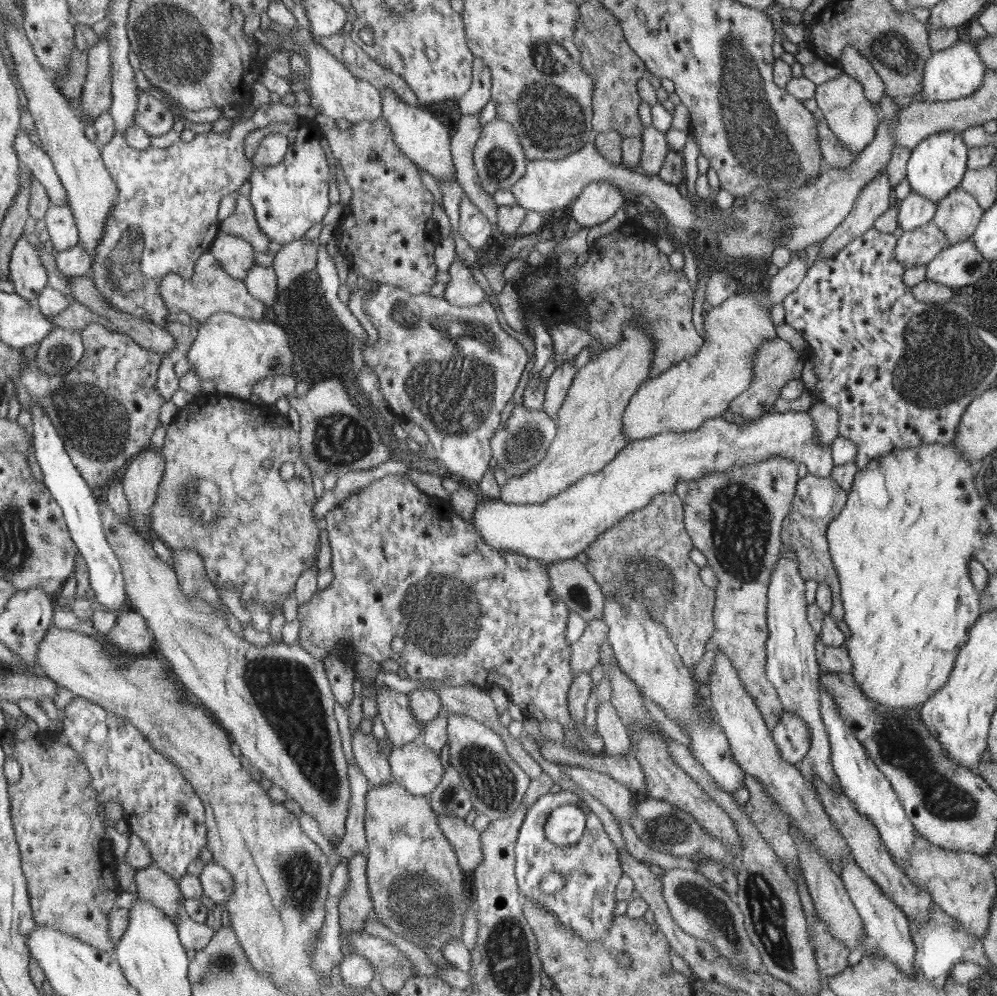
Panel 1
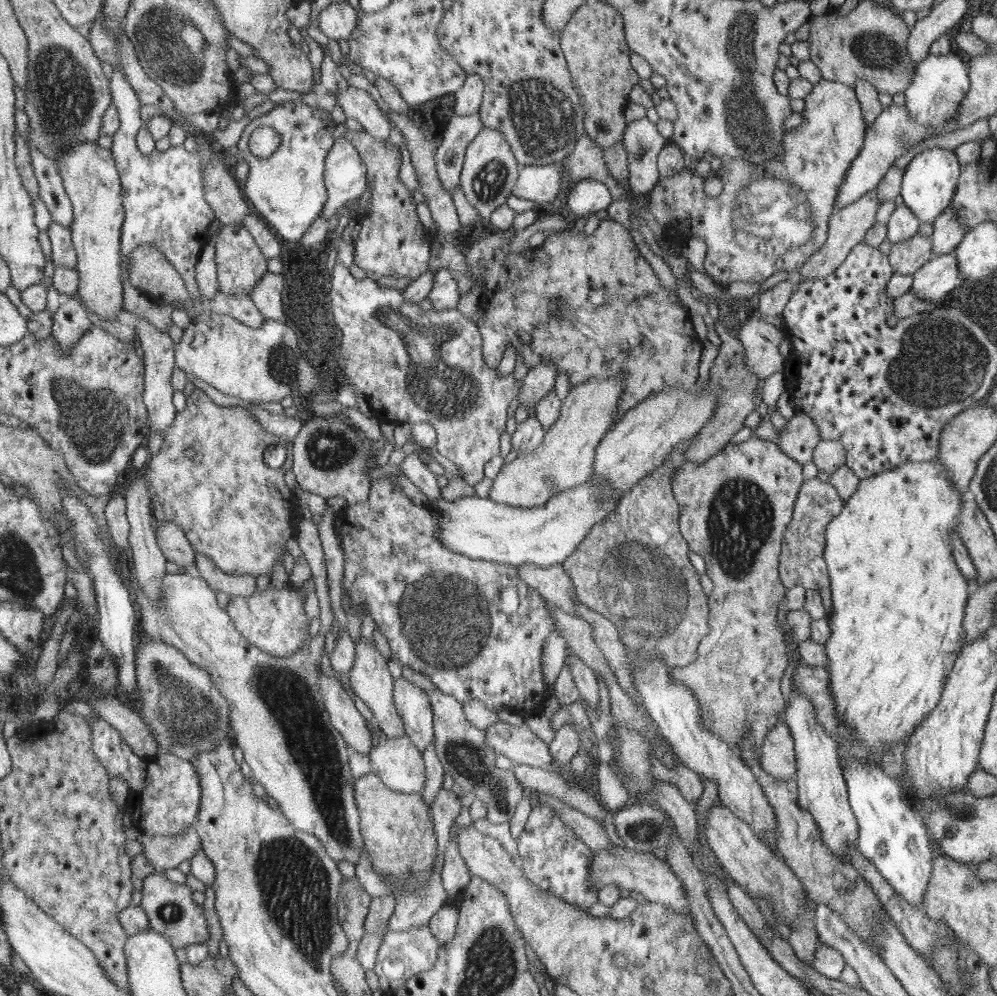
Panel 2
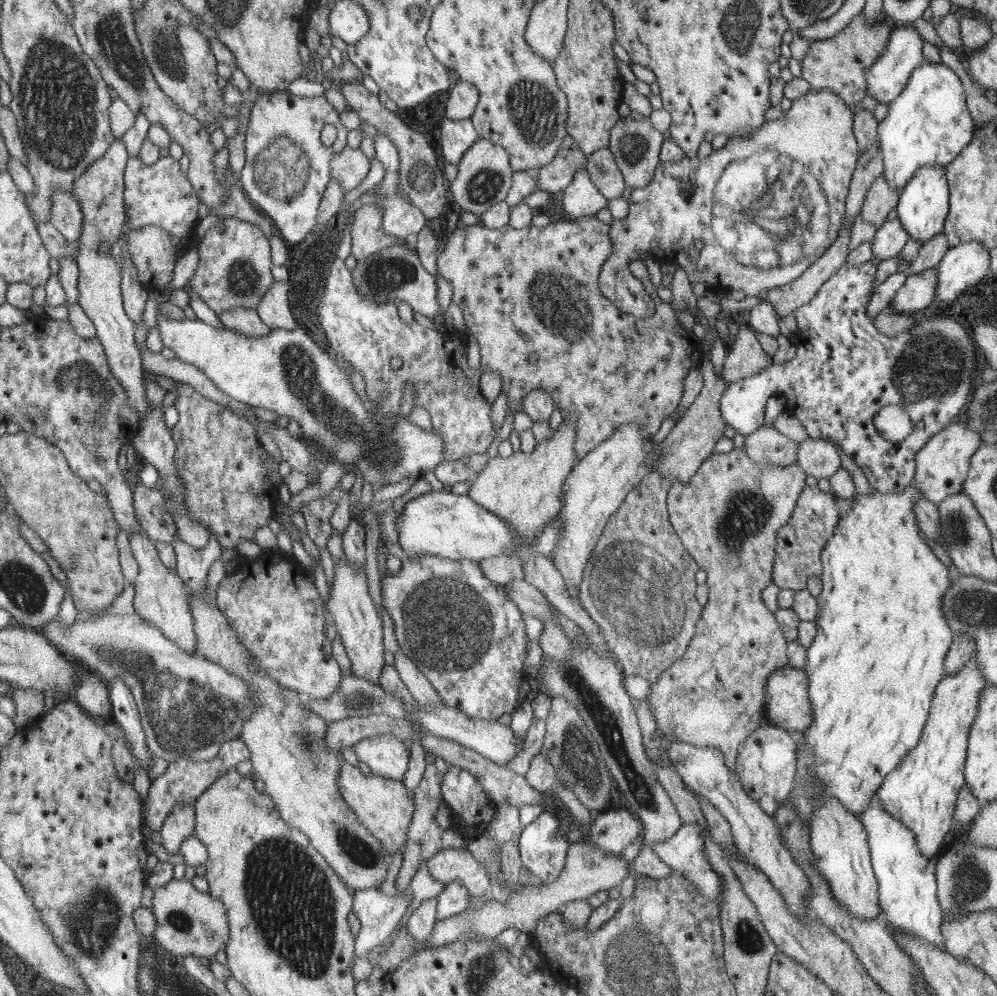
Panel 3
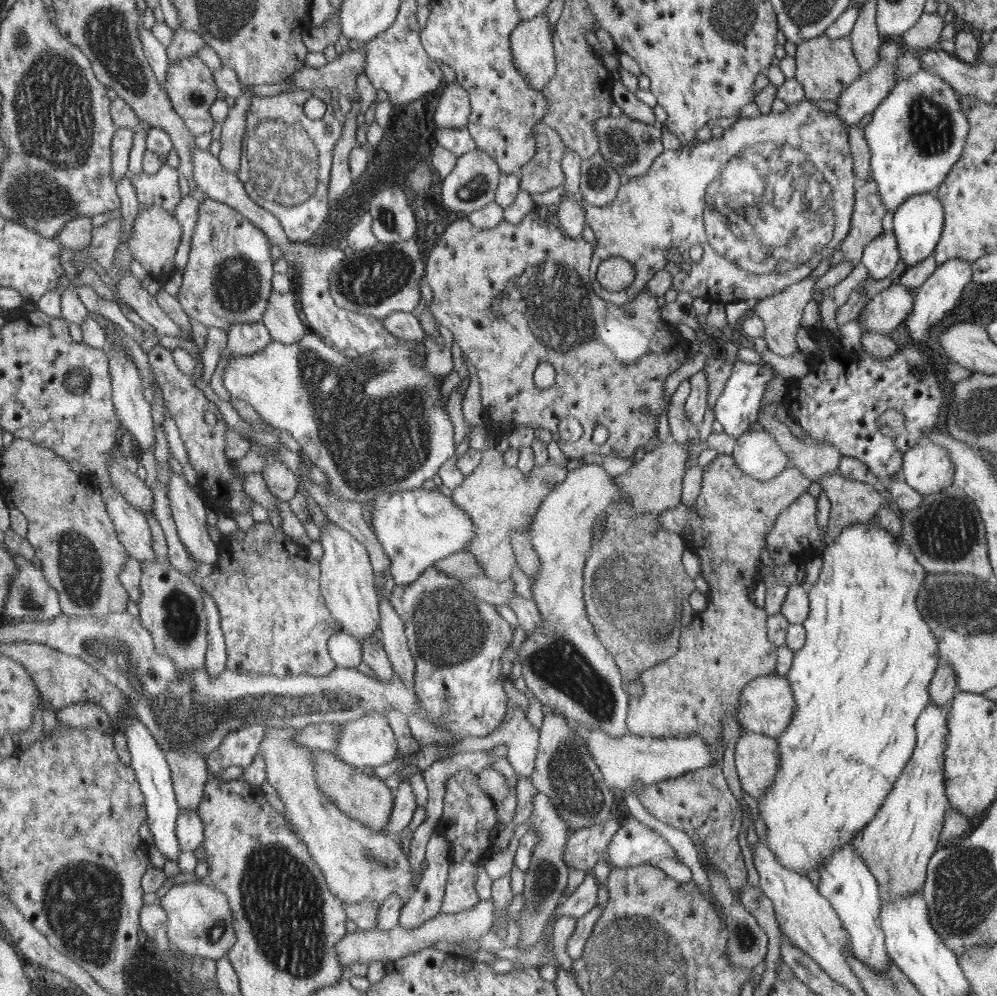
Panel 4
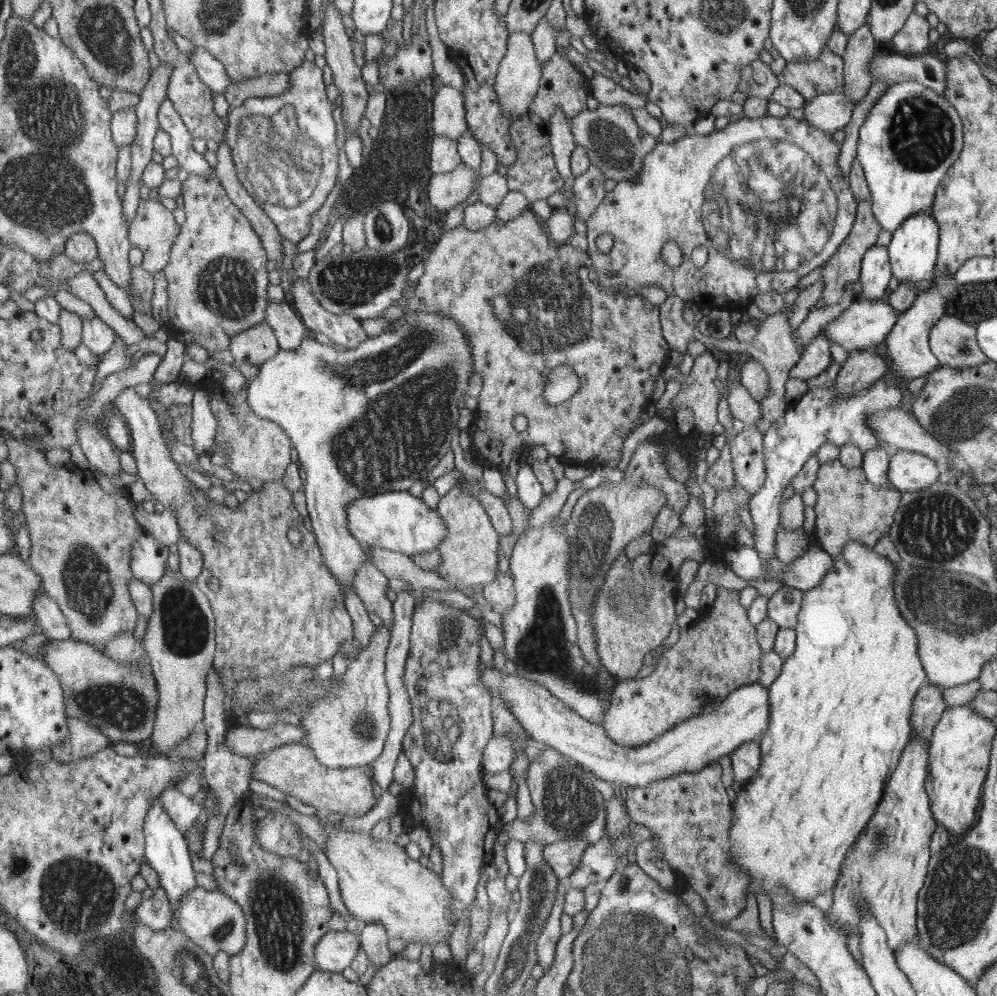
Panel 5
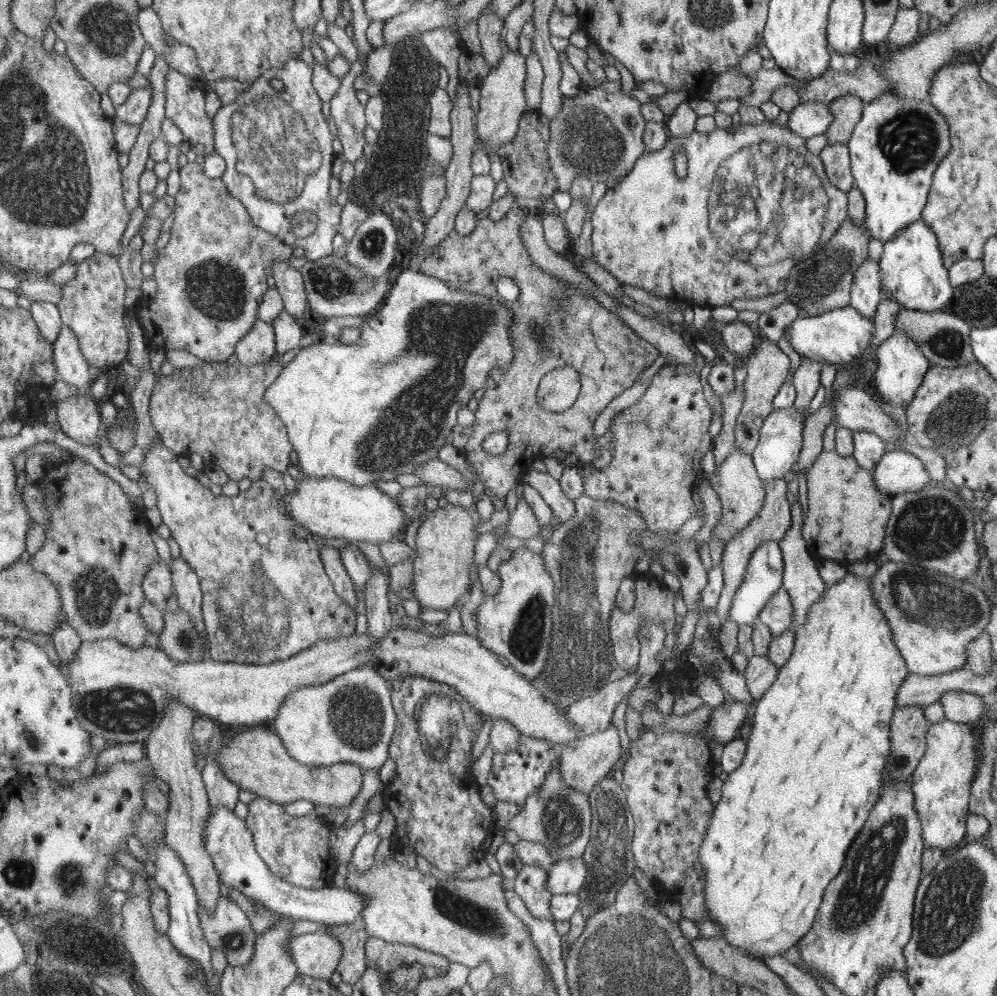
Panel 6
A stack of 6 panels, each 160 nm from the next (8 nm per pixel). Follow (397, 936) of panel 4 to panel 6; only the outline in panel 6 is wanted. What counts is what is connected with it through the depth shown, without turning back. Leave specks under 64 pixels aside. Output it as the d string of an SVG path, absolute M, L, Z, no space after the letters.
M324 930L293 936L289 951L298 965L299 974L329 979L343 955L342 943Z

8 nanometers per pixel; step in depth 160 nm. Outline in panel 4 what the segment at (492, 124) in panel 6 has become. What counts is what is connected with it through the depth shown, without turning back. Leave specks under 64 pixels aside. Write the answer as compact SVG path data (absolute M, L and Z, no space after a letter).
M546 12L519 23L511 34L511 49L524 80L542 91L556 72L554 36Z

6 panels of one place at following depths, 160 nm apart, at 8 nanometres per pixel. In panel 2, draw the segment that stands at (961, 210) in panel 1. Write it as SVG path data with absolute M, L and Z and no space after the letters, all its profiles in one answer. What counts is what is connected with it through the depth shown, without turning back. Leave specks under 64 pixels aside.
M948 205L933 222L933 256L954 252L967 233L953 206Z

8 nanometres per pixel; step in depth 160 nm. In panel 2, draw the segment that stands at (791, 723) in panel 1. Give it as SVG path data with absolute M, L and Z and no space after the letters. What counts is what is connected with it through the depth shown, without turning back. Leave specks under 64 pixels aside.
M779 722L765 736L758 749L760 768L776 780L792 780L797 777L795 742L789 726Z

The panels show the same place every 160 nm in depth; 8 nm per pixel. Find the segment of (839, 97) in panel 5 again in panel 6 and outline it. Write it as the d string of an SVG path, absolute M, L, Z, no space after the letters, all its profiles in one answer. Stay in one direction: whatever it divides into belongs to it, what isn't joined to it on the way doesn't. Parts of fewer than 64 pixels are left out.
M806 103L799 104L789 113L787 126L802 138L812 138L825 134L833 121L830 104Z

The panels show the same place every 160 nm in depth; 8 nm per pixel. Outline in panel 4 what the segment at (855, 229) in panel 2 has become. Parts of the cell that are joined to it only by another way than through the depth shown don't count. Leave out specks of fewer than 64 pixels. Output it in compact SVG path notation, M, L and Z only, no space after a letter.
M808 276L804 280L784 288L782 292L758 299L755 315L764 322L764 340L768 342L768 350L783 358L792 357L795 352L799 352L796 342L796 333L801 326L802 316L808 303L813 300L812 289L818 282L816 276Z

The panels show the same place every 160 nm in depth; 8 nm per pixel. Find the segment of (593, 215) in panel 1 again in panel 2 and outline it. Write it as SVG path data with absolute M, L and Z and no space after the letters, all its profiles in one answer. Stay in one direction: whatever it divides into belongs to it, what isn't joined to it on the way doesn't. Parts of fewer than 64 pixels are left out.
M582 179L570 186L567 202L568 208L574 214L583 217L607 210L613 199L603 182L596 179Z

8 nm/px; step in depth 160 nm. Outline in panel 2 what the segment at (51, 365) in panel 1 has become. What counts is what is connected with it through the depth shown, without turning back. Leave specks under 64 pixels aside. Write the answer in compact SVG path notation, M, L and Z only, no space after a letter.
M69 297L62 300L56 313L52 315L52 321L54 326L51 334L64 352L70 351L83 334L93 327L84 307Z

